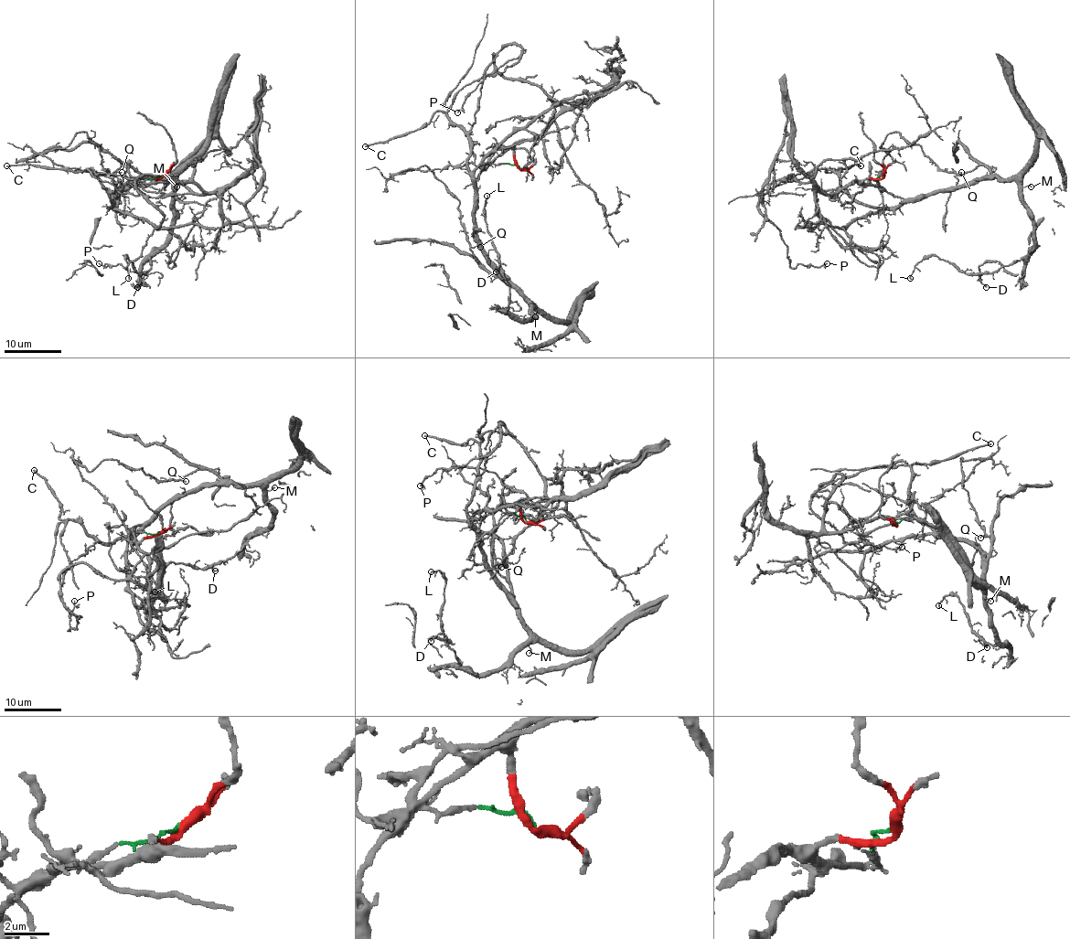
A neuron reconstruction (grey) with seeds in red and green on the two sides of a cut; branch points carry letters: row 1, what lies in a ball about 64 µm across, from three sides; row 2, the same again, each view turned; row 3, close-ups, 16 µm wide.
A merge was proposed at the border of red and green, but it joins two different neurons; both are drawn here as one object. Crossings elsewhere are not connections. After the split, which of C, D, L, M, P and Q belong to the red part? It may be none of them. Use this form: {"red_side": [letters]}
{"red_side": ["P"]}

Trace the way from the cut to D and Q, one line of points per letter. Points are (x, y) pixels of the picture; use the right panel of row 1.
D: (882, 176), (878, 185), (893, 197), (924, 198), (995, 177), (1018, 185), (1033, 247), (984, 272), (987, 287)
Q: (882, 176), (878, 177), (878, 185), (893, 197), (924, 198), (978, 183), (988, 170), (978, 165), (961, 172)

